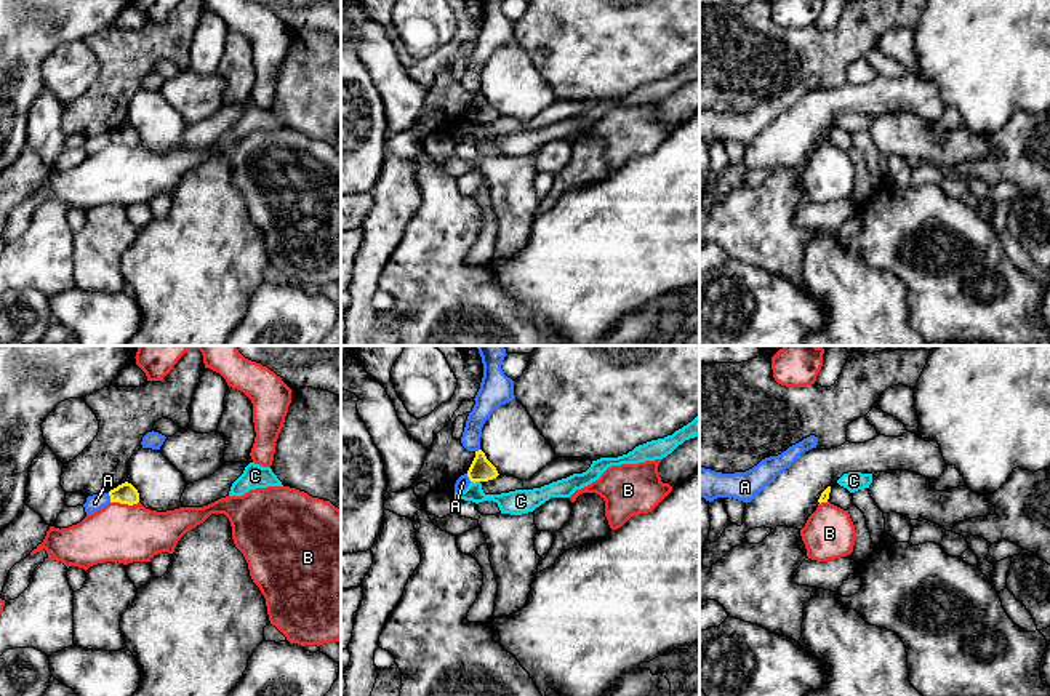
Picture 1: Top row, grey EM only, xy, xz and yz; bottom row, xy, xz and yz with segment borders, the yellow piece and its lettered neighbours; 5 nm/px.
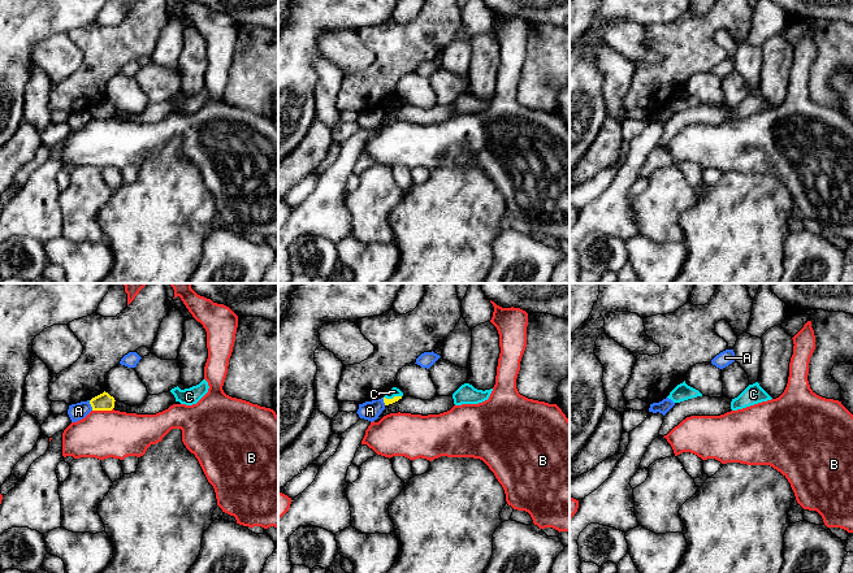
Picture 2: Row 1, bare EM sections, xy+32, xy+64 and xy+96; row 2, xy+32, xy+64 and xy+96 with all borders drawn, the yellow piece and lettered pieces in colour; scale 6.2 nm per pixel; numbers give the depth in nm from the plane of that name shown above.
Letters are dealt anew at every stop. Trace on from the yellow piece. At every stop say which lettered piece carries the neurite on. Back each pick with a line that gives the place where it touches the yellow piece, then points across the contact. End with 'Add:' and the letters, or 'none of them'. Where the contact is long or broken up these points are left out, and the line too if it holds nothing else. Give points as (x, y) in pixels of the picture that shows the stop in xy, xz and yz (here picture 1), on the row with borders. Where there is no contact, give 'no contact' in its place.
Add: none of them

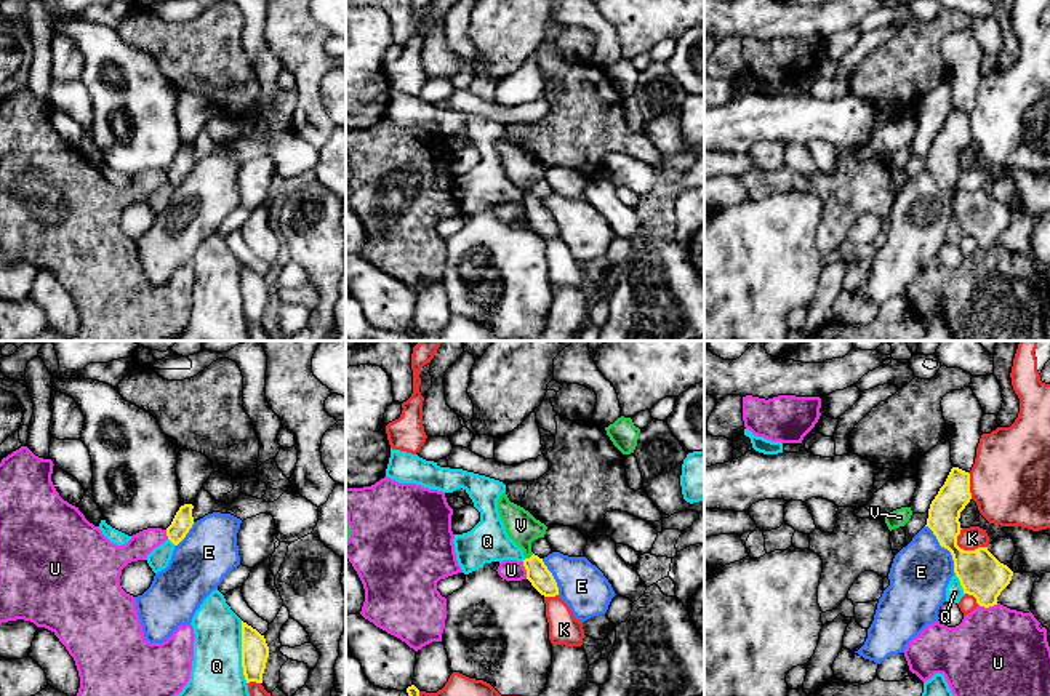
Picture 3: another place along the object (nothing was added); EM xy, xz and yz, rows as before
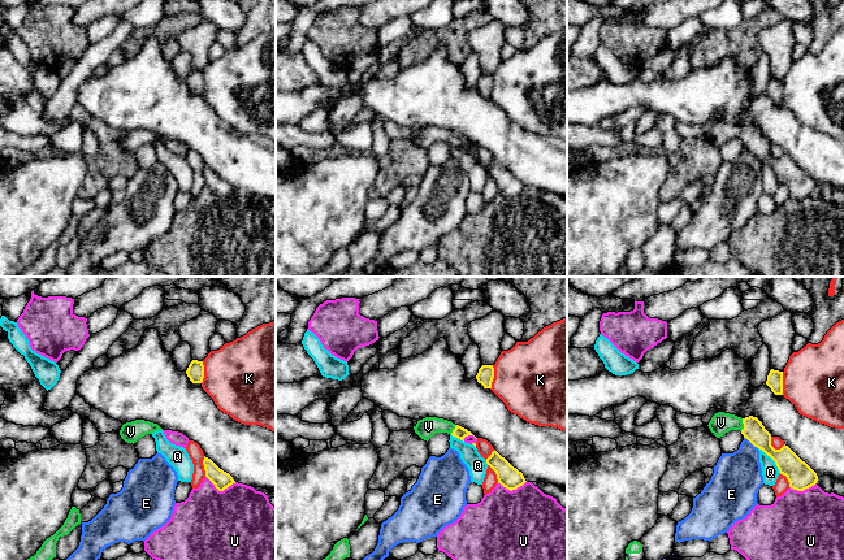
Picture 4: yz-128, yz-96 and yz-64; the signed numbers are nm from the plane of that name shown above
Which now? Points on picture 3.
V: xz (530, 557) | across xz (538, 575), (530, 557), (520, 525)
Add: V

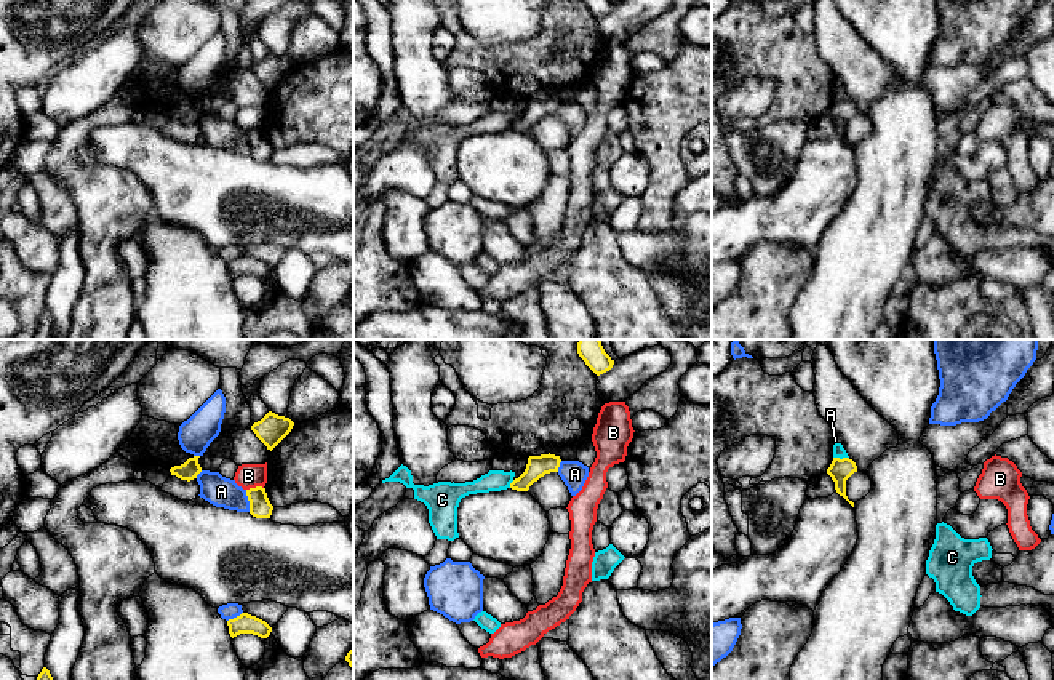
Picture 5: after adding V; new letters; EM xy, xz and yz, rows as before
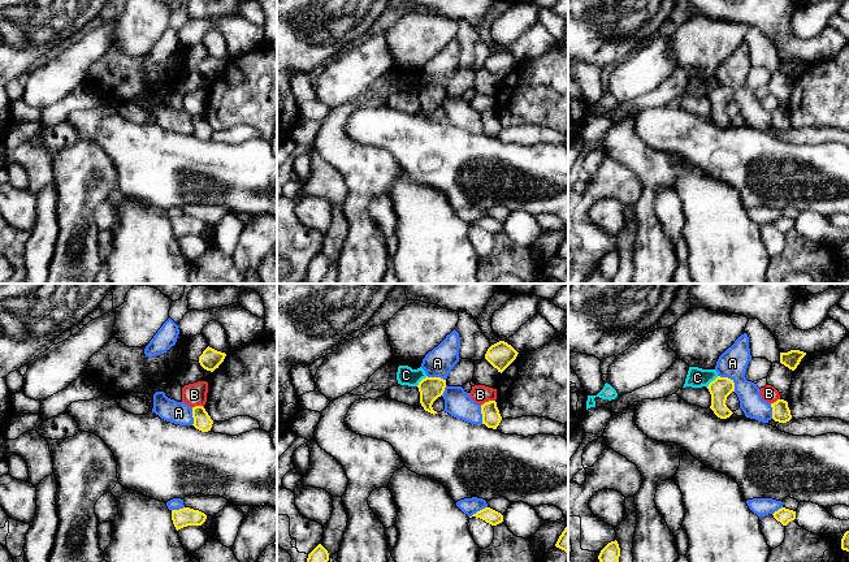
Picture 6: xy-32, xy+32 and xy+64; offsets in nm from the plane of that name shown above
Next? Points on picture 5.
Add: none of them

